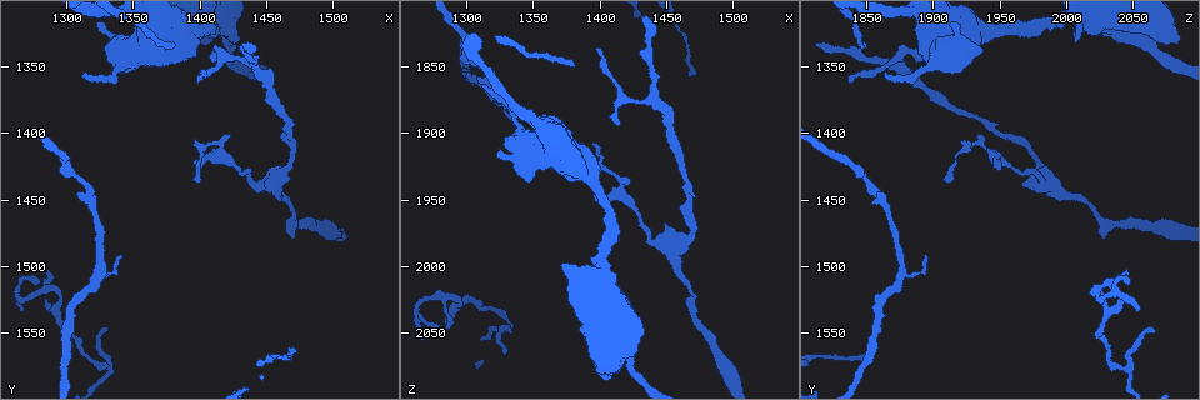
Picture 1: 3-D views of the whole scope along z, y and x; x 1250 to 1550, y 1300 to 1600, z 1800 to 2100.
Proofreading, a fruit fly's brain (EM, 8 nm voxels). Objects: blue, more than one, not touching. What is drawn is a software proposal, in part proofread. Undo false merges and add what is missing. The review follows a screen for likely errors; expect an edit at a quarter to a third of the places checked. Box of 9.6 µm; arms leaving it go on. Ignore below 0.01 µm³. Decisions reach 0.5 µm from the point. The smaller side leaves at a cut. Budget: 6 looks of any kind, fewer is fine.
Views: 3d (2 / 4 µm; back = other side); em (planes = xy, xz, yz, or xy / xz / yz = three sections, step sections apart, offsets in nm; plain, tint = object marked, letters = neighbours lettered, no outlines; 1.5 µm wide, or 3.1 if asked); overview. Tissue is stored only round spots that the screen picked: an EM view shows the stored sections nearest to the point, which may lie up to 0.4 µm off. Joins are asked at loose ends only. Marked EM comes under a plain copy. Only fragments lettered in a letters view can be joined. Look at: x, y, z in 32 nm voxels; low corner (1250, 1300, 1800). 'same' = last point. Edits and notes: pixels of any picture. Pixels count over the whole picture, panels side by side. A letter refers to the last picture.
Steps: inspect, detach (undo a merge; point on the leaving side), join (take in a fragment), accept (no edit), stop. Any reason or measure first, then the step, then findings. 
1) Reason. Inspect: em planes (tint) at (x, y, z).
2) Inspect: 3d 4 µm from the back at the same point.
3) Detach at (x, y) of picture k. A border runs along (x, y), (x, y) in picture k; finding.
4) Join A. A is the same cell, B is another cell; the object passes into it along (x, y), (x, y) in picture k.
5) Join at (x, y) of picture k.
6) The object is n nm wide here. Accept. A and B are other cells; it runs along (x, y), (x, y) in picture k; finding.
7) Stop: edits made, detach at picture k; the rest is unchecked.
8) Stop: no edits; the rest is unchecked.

Calibre changes. Inspect: 3d 2 µm at (1468, 1456, 2020).

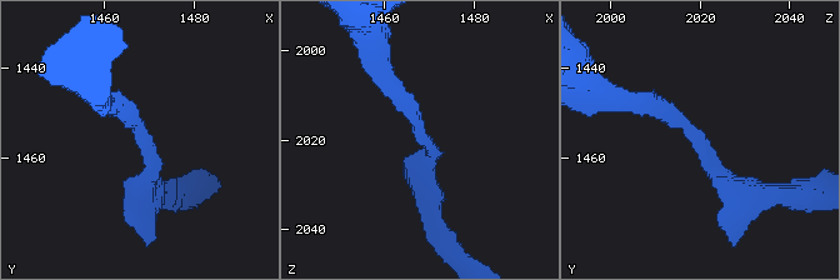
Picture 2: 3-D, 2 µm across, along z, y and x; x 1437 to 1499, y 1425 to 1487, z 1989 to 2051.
Need the tissue. Inspect: em planes (letters) at (1468, 1455, 2019).

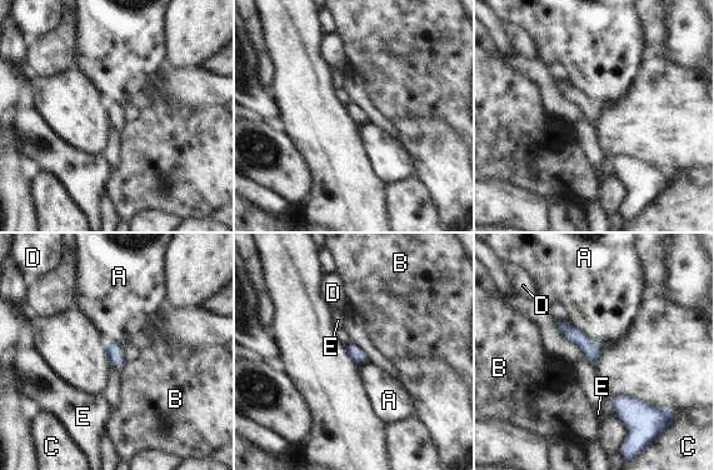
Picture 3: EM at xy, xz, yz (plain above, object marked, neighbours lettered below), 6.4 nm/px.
The object is 100 nm wide here. Accept. A, B, C, D and E are other cells; it runs along (564, 328), (593, 351), (594, 361) in picture 3; all the same neuron.

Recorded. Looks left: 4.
Free end. Inspect: 3d 2 µm at (1398, 1428, 1950).

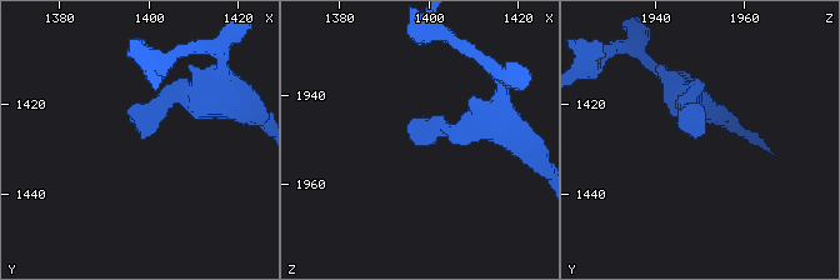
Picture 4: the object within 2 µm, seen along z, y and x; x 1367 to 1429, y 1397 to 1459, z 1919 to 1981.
Now the EM. Inspect: em xy step 4 (tint) at (1398, 1427, 1950).

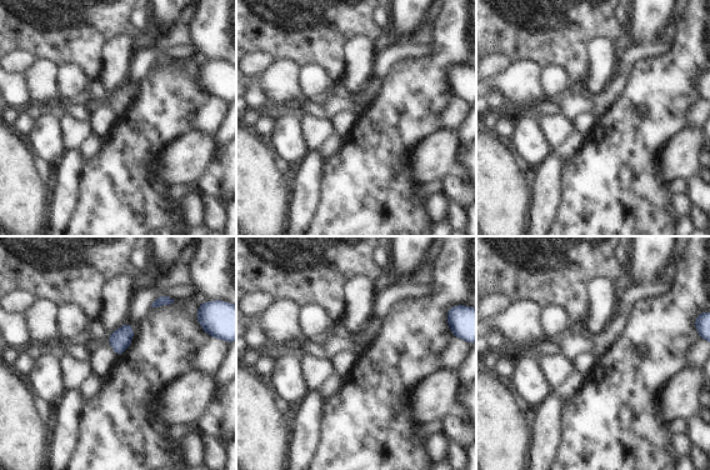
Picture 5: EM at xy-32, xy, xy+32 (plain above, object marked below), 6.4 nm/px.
Another direction. Inspect: em planes (letters) at the same point.

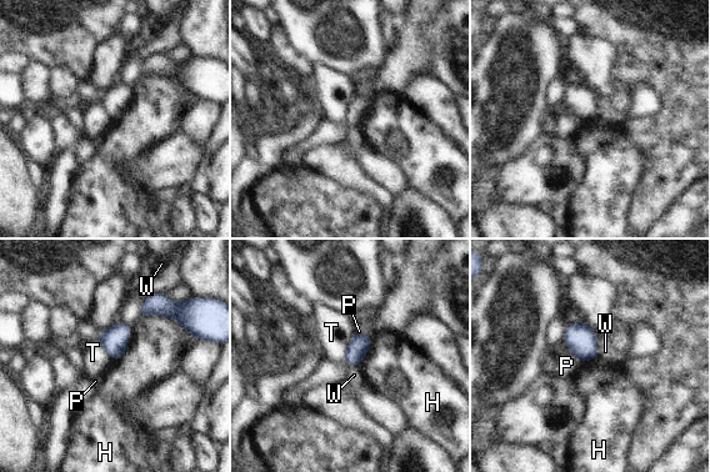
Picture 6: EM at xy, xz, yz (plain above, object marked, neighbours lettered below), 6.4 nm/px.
Accept. H, P, T and W are other cells; a border runs along (355, 334), (346, 347), (344, 361) in picture 6; no lettered fragment goes on from it.

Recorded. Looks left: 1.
Stop: no edits; the rest is unchecked.

